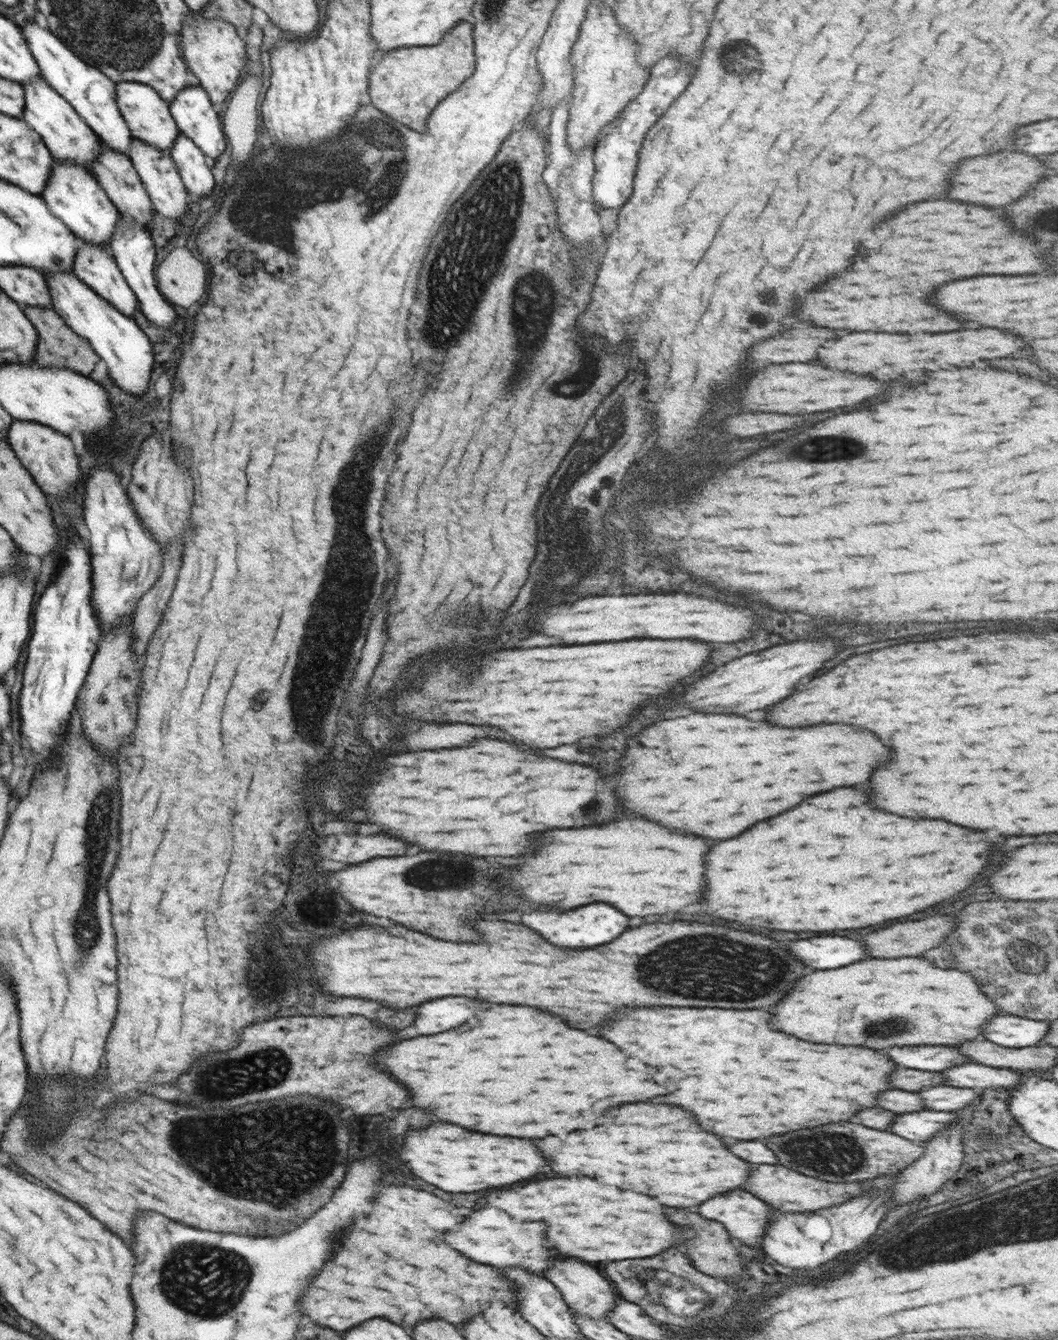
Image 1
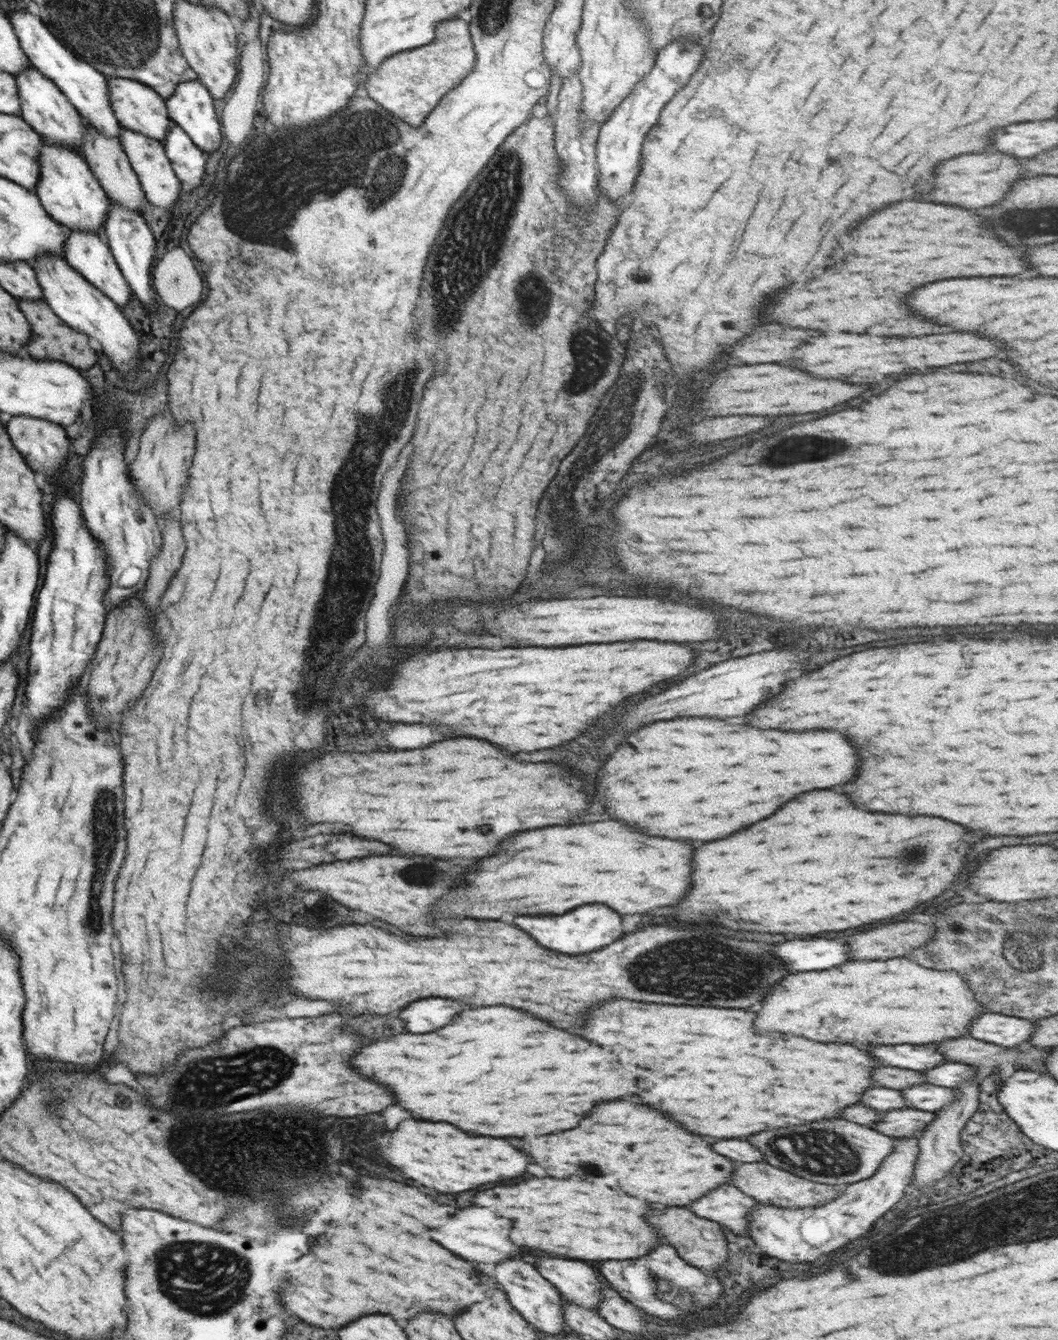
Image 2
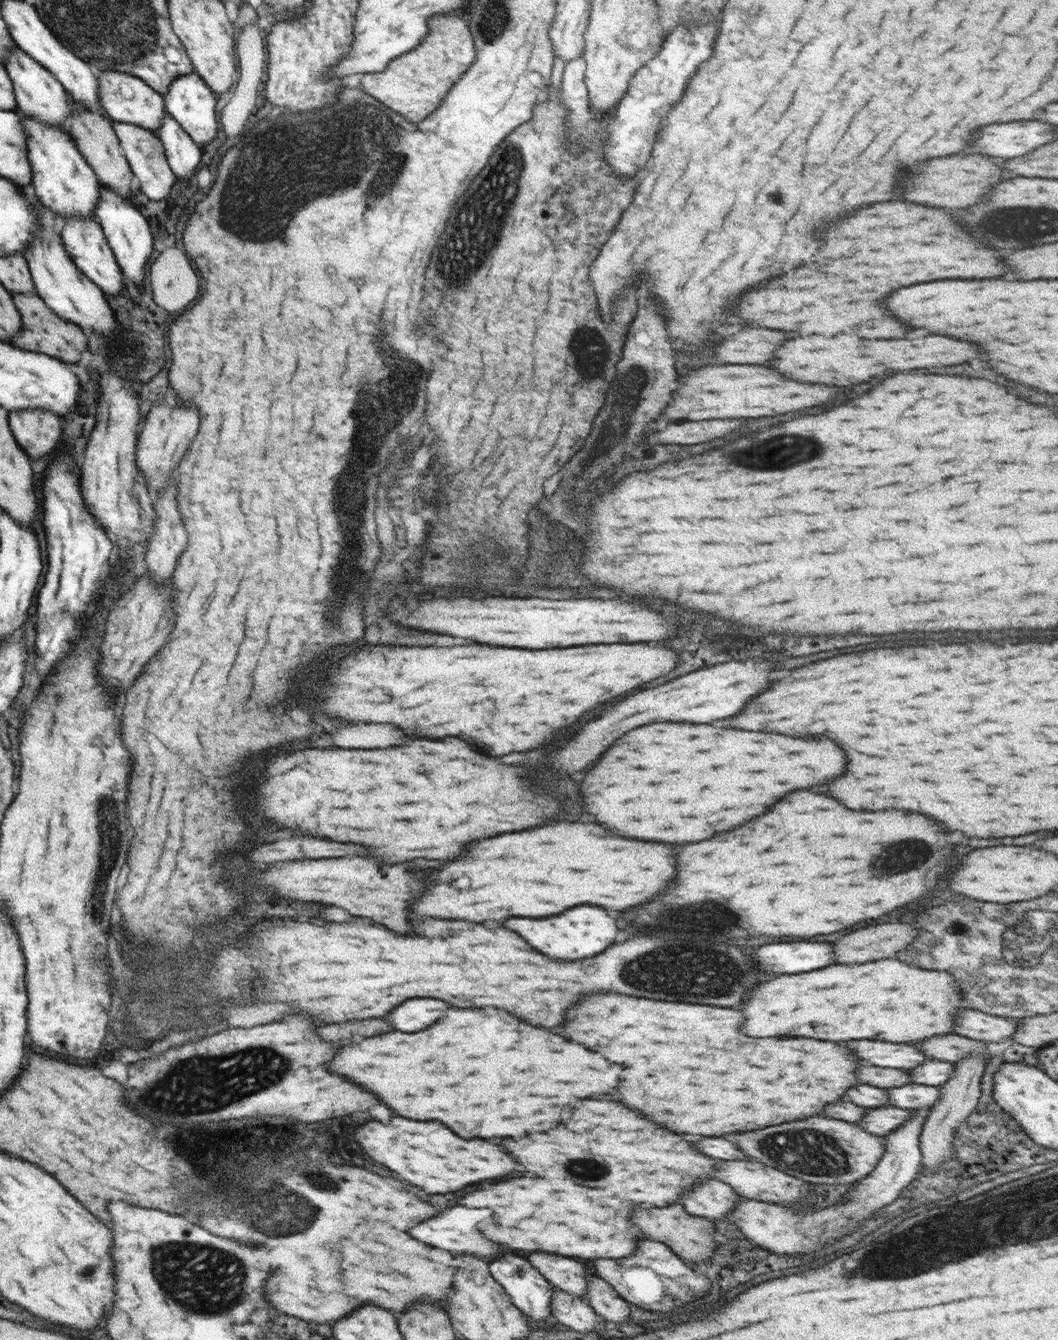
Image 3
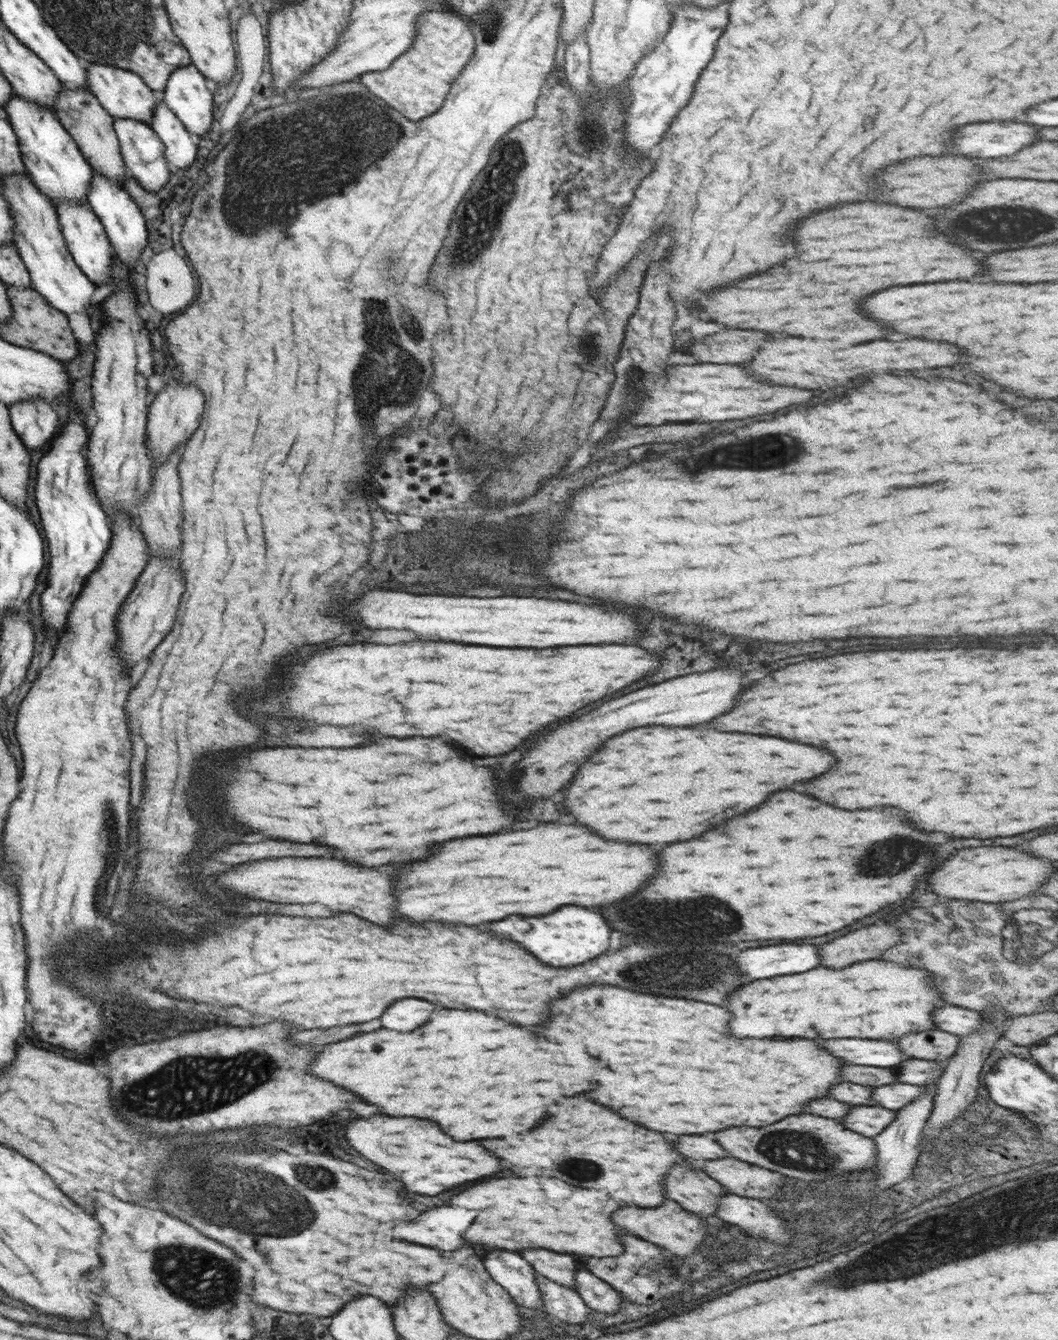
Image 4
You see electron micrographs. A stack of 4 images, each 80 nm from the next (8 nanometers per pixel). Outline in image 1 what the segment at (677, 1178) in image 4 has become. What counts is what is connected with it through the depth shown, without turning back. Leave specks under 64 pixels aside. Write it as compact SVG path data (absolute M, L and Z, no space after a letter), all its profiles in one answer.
M732 1190L702 1202L700 1216L722 1222L736 1242L760 1250L765 1228L771 1221L770 1209L772 1207L756 1196L744 1190Z

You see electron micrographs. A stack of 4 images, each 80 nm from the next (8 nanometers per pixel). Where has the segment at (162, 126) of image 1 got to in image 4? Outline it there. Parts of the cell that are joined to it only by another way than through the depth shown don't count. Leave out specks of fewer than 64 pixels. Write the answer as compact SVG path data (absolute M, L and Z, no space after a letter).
M86 64L89 90L99 103L114 119L125 118L149 124L153 117L154 107L160 100L158 92L152 90L137 74L132 71L108 66L105 64Z

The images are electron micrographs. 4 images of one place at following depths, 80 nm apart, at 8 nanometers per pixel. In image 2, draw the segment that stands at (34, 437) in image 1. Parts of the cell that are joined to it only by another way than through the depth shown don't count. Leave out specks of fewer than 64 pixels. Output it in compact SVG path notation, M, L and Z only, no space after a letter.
M13 416L6 422L8 433L13 439L14 446L17 447L25 457L25 462L29 464L34 471L44 476L60 476L62 466L67 463L68 458L68 436L65 428L44 420L31 416Z

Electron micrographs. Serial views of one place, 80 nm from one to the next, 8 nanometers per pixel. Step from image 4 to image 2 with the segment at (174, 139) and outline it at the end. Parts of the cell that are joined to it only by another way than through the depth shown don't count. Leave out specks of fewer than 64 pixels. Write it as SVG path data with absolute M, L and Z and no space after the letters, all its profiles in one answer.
M172 125L163 142L165 153L181 182L194 188L206 183L204 171L208 155L178 125Z

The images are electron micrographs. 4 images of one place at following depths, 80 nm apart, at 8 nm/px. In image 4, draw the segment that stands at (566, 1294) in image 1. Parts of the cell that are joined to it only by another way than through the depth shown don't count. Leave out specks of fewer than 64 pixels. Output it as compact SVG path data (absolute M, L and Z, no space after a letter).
M526 1248L522 1250L522 1256L538 1274L575 1290L576 1262L572 1260L572 1256L556 1254L550 1250L538 1250L538 1248L534 1250Z

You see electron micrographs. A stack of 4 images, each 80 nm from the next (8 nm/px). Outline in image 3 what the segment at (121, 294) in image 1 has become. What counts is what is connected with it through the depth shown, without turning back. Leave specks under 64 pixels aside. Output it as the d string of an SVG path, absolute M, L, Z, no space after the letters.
M92 217L66 218L61 239L66 252L78 270L85 274L96 286L99 286L107 296L118 296L122 292L123 280L121 268L118 266L114 253L107 243L101 224Z

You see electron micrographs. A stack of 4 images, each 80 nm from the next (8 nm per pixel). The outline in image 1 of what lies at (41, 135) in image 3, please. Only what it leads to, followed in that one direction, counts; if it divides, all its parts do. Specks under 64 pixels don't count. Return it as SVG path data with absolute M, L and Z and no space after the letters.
M53 158L52 174L49 176L48 185L41 192L41 198L48 203L53 215L64 222L78 240L90 241L108 248L116 225L120 224L120 213L109 200L105 190L97 183L97 179L84 167Z

